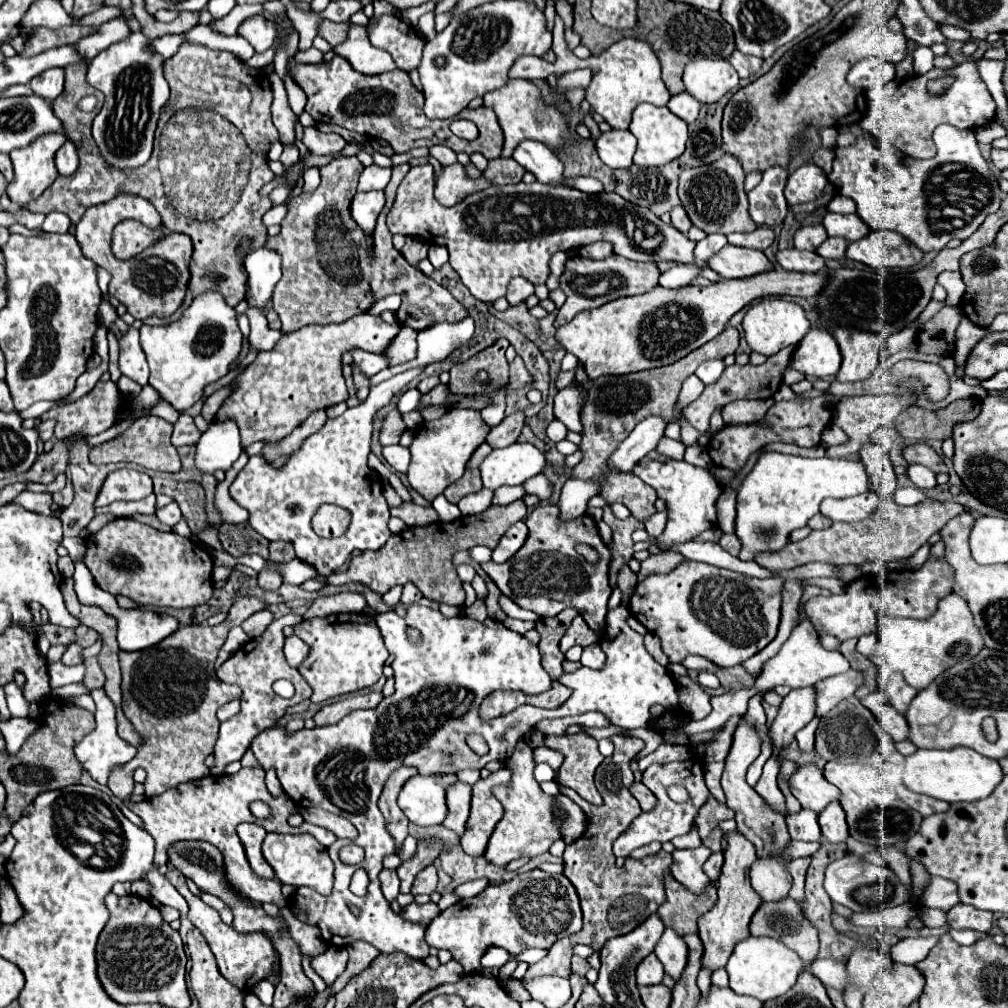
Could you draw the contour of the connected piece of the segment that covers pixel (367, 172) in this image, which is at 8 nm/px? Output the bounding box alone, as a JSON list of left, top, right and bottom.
[358,165,390,191]

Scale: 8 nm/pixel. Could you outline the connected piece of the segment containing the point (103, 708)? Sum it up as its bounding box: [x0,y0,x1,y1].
[74,687,136,785]

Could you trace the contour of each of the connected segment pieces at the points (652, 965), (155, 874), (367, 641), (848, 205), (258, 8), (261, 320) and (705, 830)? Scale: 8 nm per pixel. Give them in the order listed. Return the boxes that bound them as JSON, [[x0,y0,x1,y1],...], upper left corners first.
[[636,953,664,985],[144,869,188,919],[294,609,388,703],[828,195,856,213],[210,5,264,35],[246,305,282,351],[696,797,734,839]]

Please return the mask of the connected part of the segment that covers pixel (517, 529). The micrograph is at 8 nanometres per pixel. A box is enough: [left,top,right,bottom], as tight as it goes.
[492,521,528,563]

